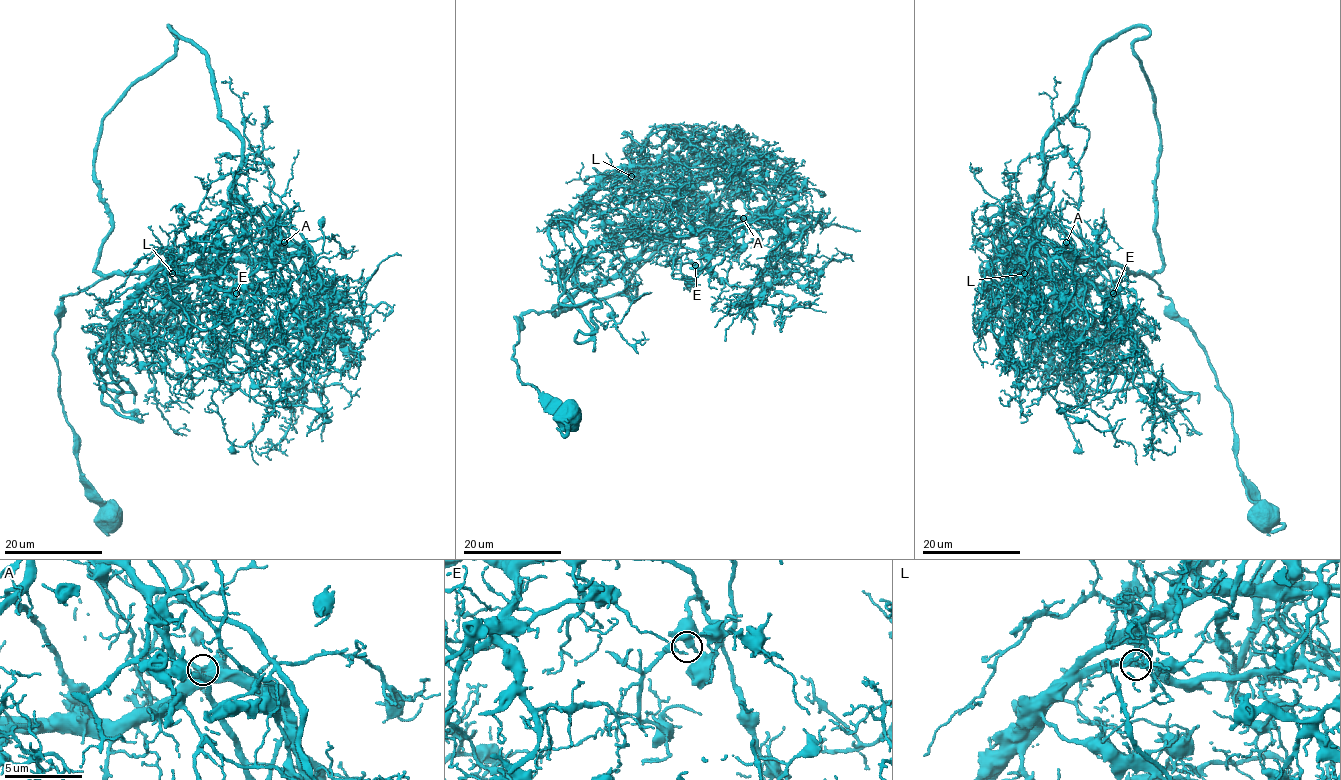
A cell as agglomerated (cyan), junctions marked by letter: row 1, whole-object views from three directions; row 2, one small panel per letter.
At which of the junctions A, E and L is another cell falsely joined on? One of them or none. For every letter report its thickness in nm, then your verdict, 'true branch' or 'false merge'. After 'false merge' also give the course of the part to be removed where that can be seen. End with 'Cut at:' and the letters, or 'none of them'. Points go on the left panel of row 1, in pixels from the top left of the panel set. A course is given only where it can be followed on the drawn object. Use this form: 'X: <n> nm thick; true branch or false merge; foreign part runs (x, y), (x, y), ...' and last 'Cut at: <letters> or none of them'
A: 460 nm thick; false merge; foreign part runs (284, 243), (263, 205), (250, 249), (179, 255), (111, 327), (121, 391), (102, 401), (148, 413)
E: 400 nm thick; true branch
L: 400 nm thick; true branch
Cut at: A

